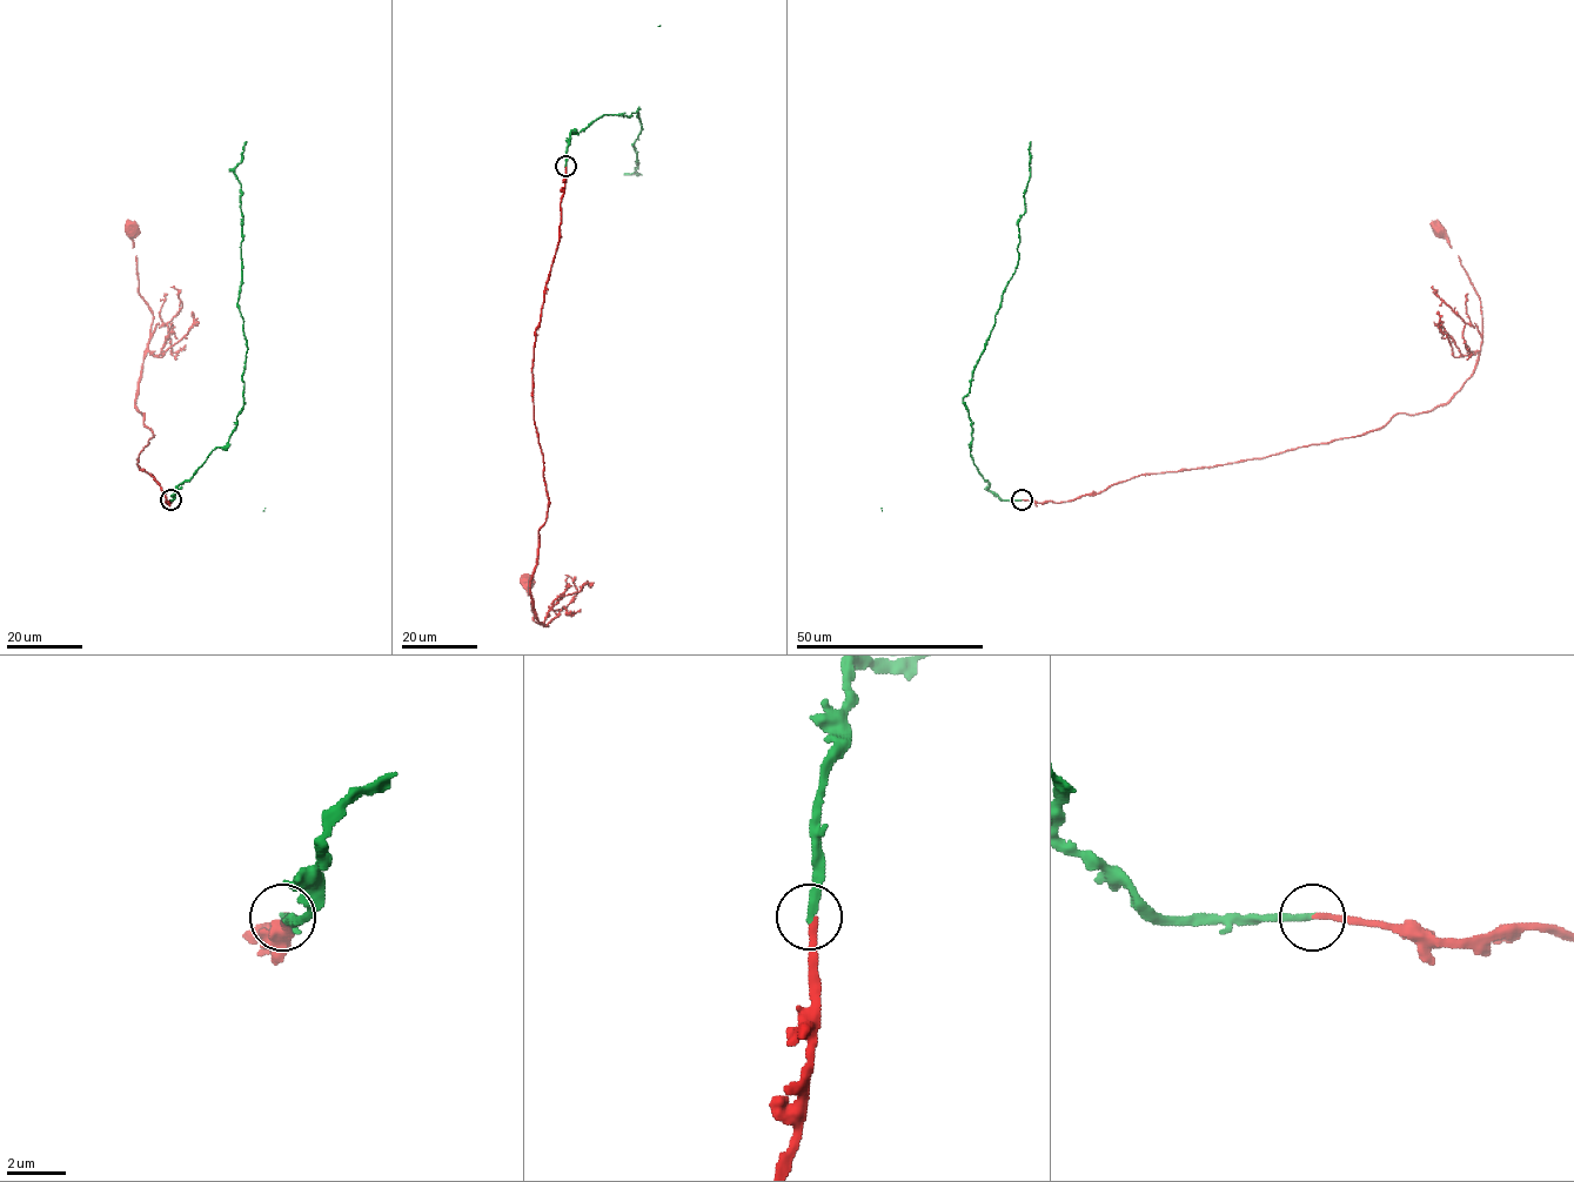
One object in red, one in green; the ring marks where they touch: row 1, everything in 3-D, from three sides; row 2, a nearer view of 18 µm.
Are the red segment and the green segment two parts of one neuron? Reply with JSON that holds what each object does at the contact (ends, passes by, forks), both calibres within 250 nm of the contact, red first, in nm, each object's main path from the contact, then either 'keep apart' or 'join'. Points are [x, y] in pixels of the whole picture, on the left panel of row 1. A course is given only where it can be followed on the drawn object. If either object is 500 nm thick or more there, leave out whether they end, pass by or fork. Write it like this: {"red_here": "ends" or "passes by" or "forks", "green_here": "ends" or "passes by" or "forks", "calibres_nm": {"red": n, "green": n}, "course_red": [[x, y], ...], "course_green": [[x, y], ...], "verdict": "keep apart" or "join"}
{"red_here": "ends", "green_here": "ends", "calibres_nm": {"red": 200, "green": 280}, "course_red": [[171, 499], [166, 502], [156, 481], [138, 464], [153, 436], [135, 407], [153, 313], [139, 290], [131, 229]], "course_green": [[171, 499], [209, 454], [225, 445], [243, 405], [247, 342], [238, 303], [243, 215], [235, 167], [246, 141]], "verdict": "join"}

